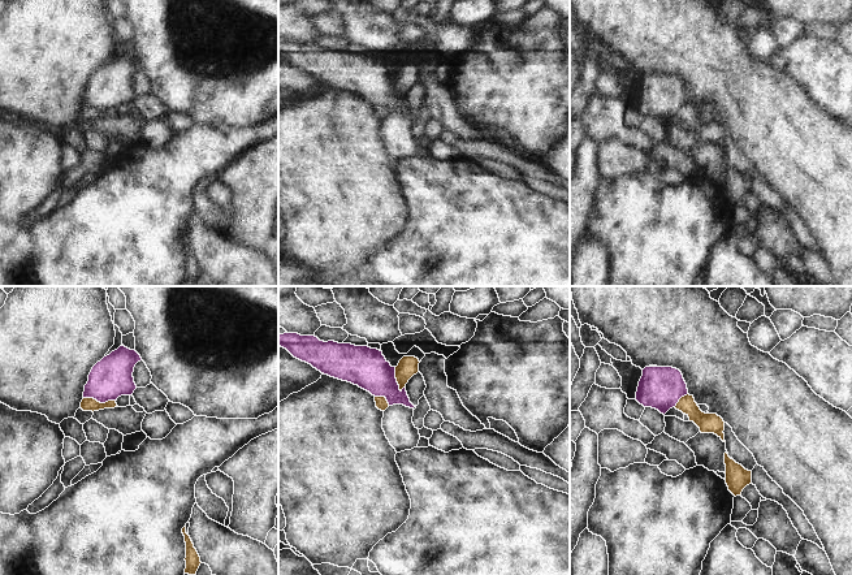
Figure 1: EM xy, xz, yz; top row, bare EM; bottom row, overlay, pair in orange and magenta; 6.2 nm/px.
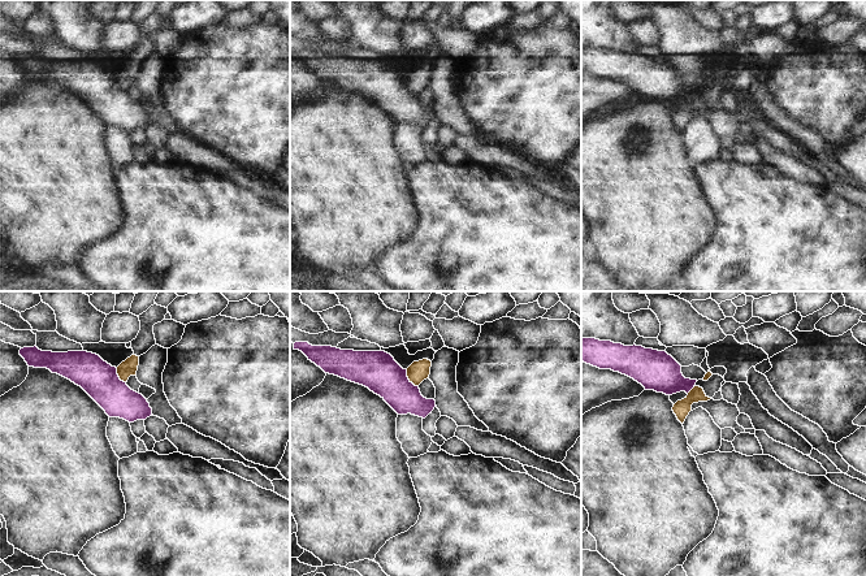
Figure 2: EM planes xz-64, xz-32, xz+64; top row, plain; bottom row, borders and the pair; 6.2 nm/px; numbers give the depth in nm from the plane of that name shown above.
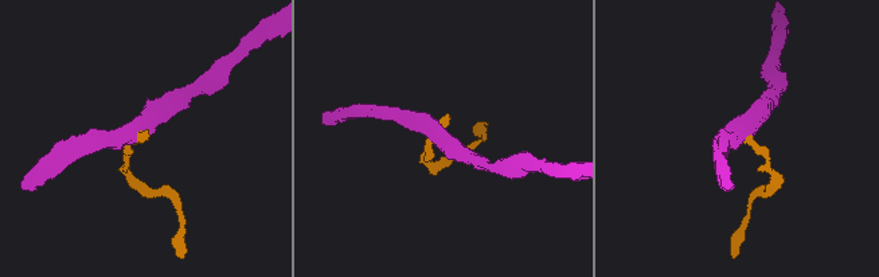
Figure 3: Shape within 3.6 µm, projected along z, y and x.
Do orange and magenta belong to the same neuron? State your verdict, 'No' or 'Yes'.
No

